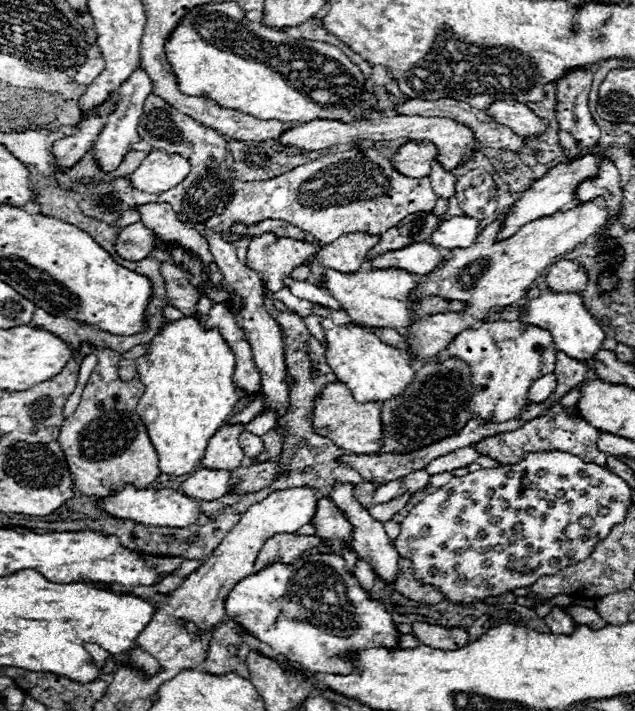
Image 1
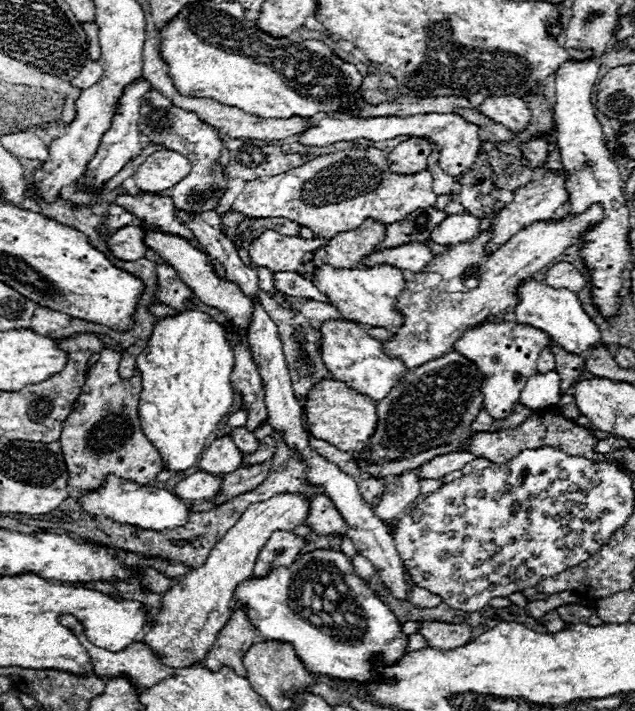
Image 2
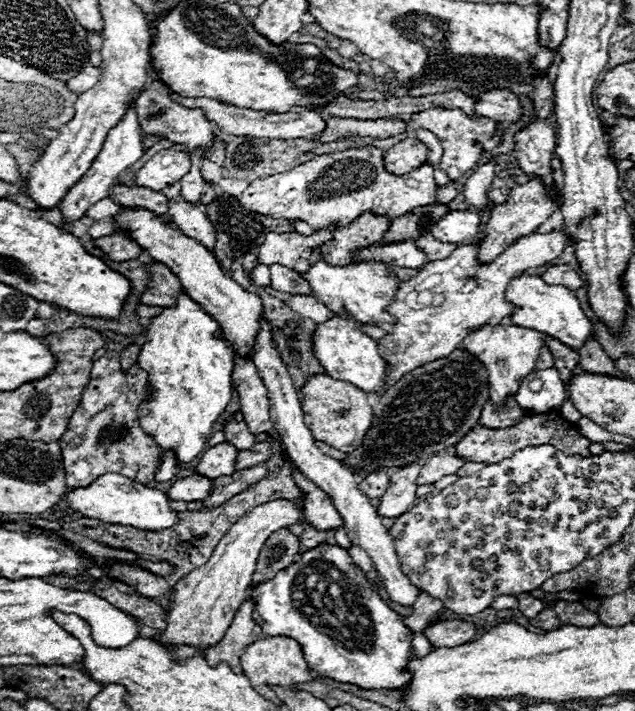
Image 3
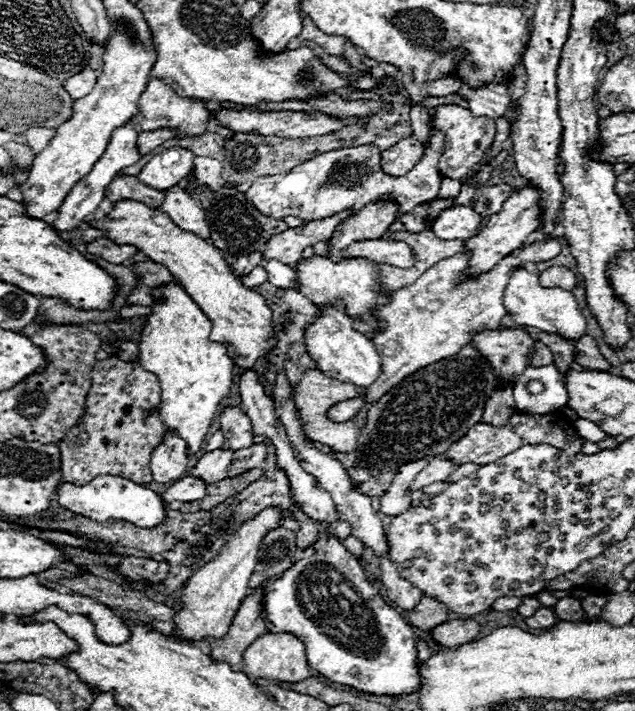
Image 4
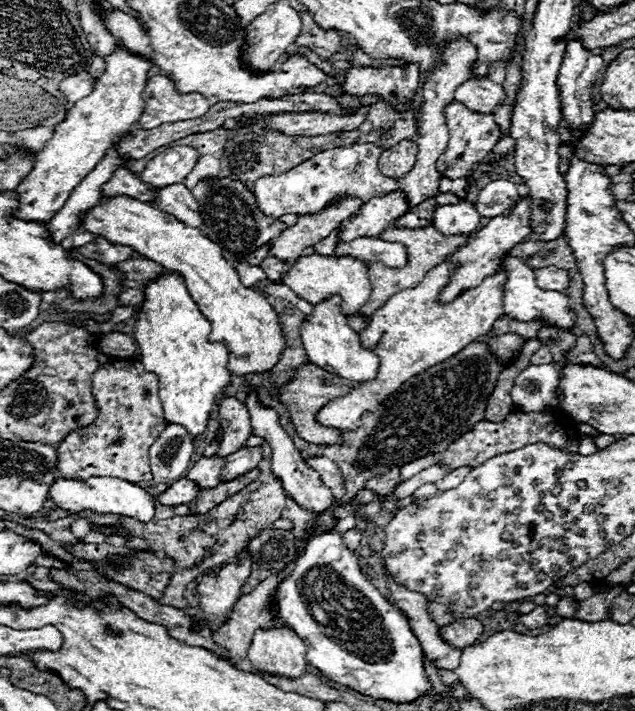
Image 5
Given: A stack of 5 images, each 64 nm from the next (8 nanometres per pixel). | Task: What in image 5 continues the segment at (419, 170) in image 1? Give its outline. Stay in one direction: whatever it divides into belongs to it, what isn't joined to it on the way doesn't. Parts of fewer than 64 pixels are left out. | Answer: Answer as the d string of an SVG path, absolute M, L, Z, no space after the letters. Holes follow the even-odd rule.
M402 140L398 142L396 146L388 148L382 152L380 160L378 160L378 166L380 166L380 172L388 178L402 178L404 174L408 174L414 164L416 164L416 154L418 154L418 146L416 142L412 140Z

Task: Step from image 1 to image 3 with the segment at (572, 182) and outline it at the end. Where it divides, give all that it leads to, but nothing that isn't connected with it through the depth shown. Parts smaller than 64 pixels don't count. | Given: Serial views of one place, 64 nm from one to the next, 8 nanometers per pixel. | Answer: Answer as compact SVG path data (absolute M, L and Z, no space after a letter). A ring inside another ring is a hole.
M534 178L524 186L512 188L510 196L504 204L496 206L490 212L490 220L486 224L486 230L480 238L480 248L478 248L478 260L480 264L490 264L492 260L496 260L496 256L500 256L500 252L504 252L504 248L512 246L516 240L520 240L520 236L528 236L532 234L542 222L546 222L550 218L550 214L556 210L554 202L546 196L546 186Z

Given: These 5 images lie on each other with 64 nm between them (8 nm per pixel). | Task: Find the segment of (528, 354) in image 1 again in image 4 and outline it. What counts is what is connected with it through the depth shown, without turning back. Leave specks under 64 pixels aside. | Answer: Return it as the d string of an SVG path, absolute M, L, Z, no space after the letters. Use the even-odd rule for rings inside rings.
M486 330L472 338L470 342L476 346L492 364L496 378L516 380L518 374L530 366L528 352L536 344L536 340L522 330Z

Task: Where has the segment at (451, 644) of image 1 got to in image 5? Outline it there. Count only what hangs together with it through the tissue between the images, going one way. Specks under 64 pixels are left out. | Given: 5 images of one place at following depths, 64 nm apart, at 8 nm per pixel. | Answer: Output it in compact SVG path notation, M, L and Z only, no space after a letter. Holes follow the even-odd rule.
M460 618L444 628L440 628L440 634L444 640L456 648L466 648L472 646L484 632L484 626L476 618Z

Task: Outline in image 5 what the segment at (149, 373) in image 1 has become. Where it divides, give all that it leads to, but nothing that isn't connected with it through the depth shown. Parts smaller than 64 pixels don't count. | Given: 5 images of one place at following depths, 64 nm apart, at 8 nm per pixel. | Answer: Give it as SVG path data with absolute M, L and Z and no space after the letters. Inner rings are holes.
M168 272L146 284L144 304L140 304L140 312L136 316L138 316L138 320L134 324L134 340L136 340L138 352L142 356L140 362L148 372L154 372L158 376L158 382L160 382L158 396L162 400L164 418L168 424L170 422L182 424L196 438L206 428L208 416L214 406L214 398L218 394L222 394L222 388L230 382L230 372L226 370L228 348L220 342L208 342L210 322L204 318L204 314L198 310L196 302L192 300L192 296L188 294L184 278L176 272Z

